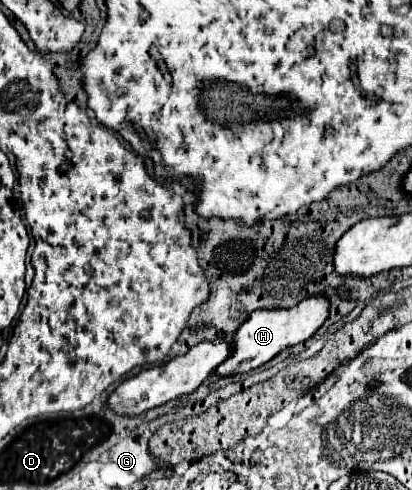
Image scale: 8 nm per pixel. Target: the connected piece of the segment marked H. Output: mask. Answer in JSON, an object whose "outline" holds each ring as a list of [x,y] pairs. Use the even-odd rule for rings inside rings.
{"outline":[[[311,295],[303,301],[299,301],[295,307],[289,309],[259,309],[255,311],[235,333],[233,341],[233,353],[231,357],[217,367],[219,375],[235,375],[235,373],[247,373],[257,369],[259,365],[273,359],[281,349],[297,345],[301,341],[307,341],[329,317],[329,299],[323,295]]]}

